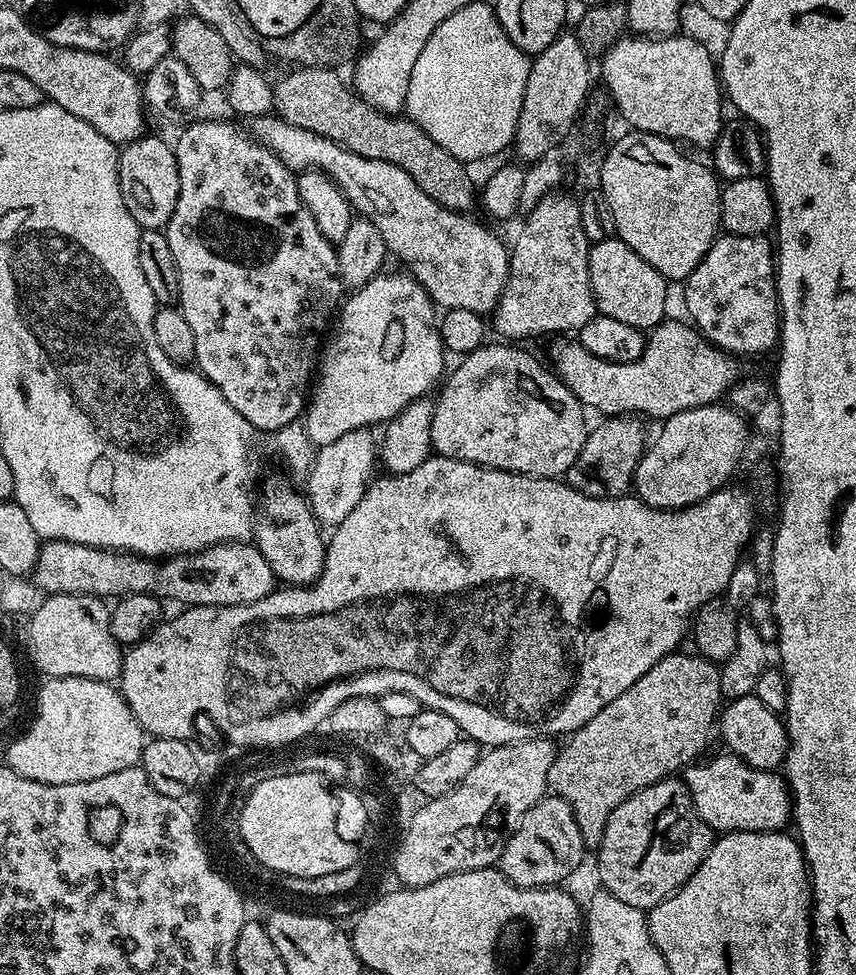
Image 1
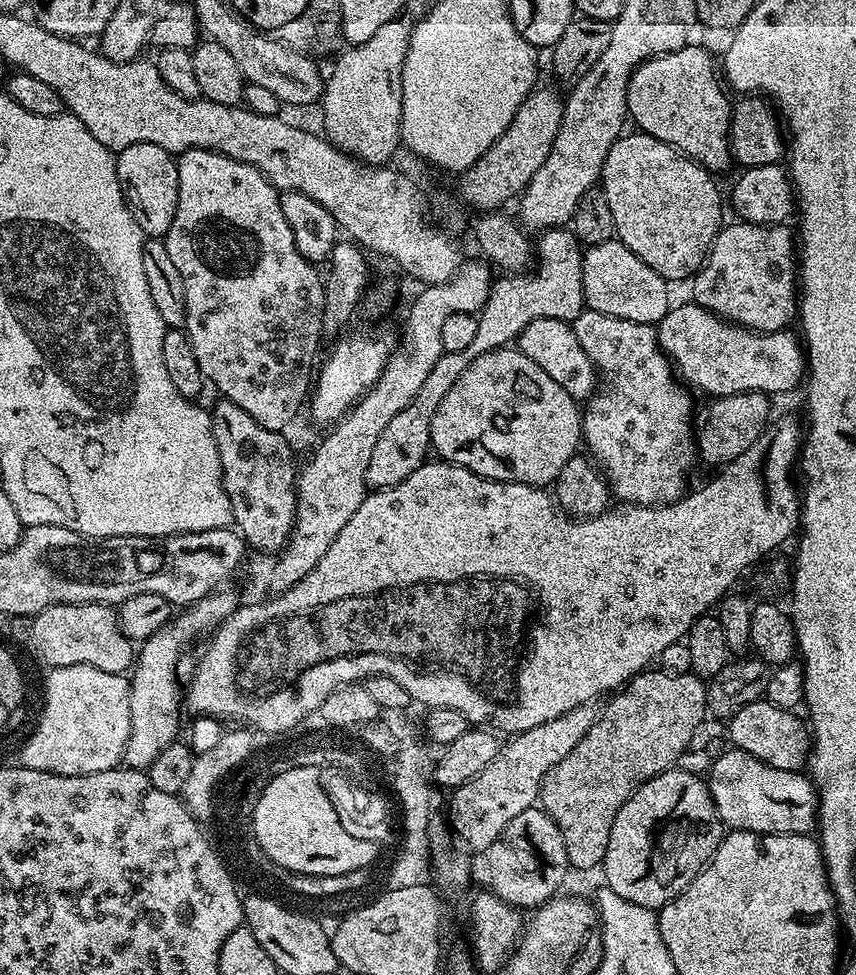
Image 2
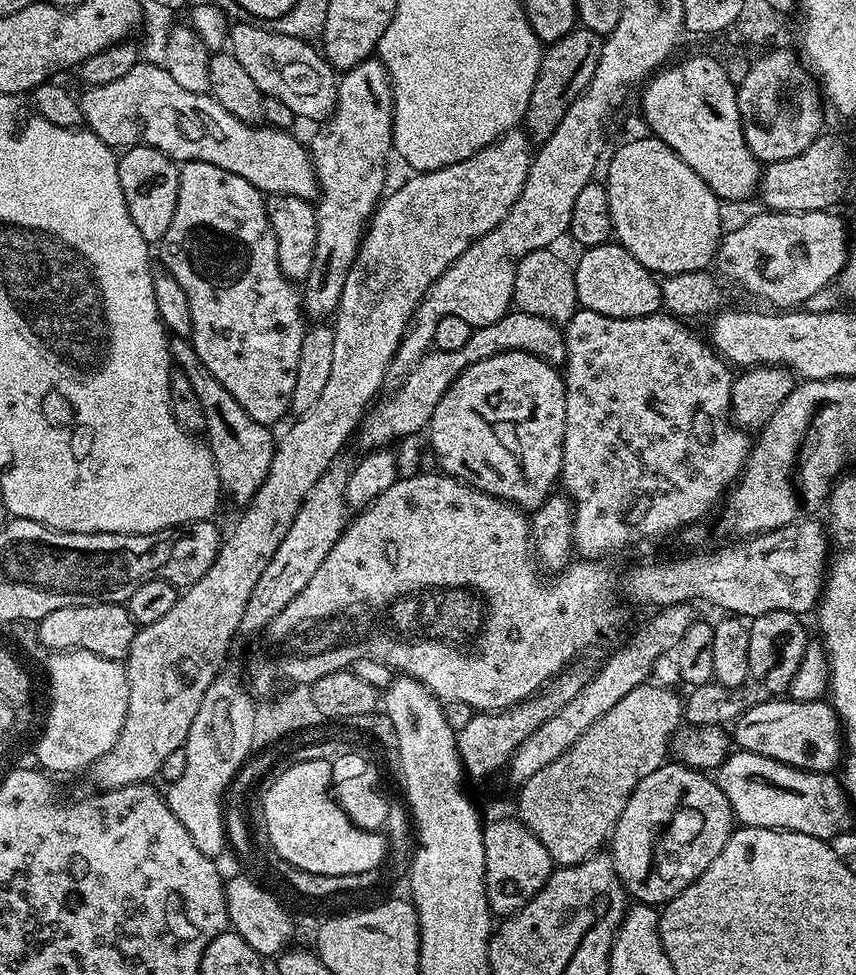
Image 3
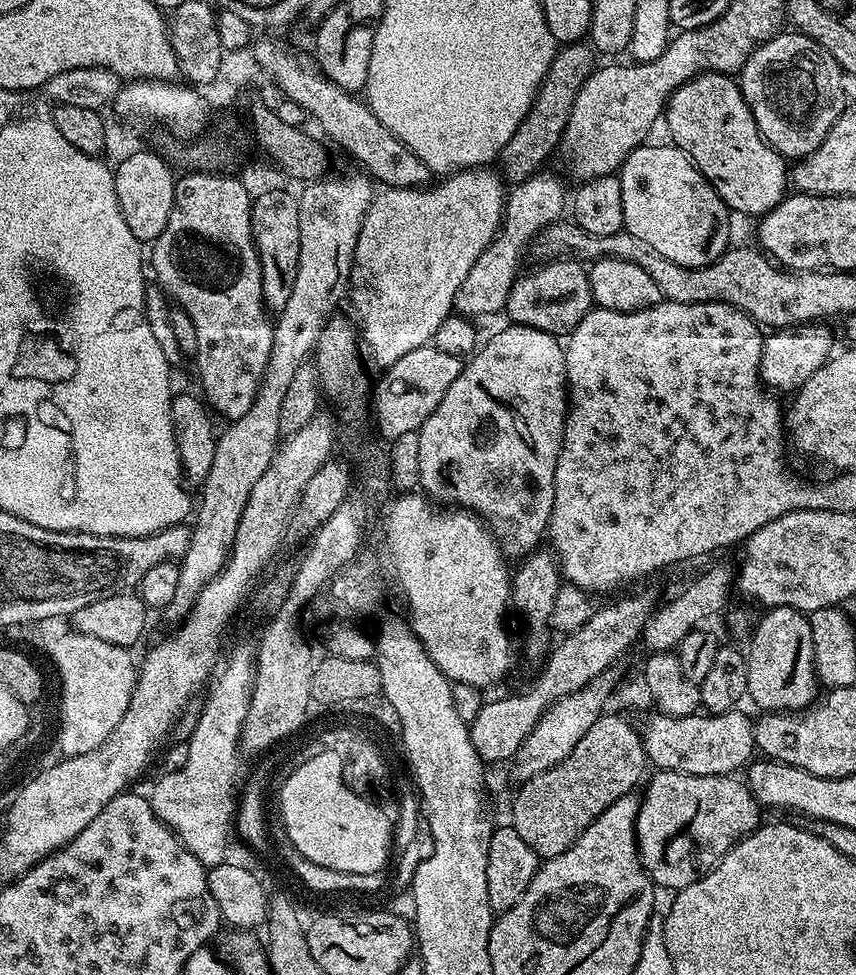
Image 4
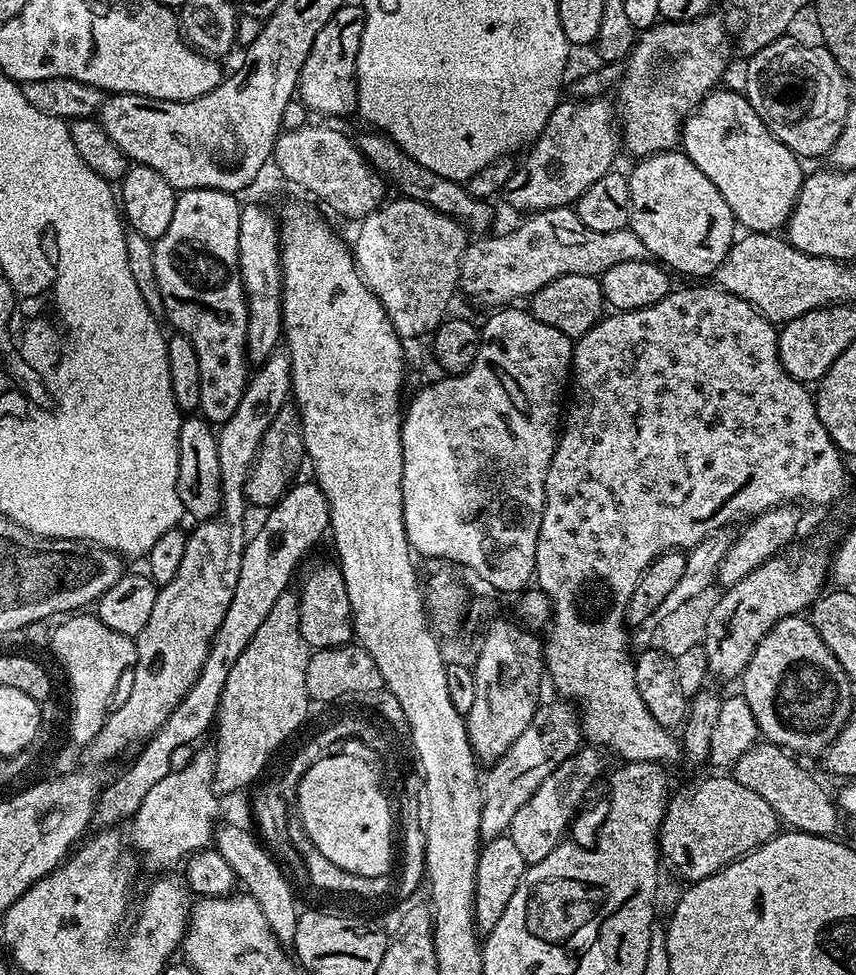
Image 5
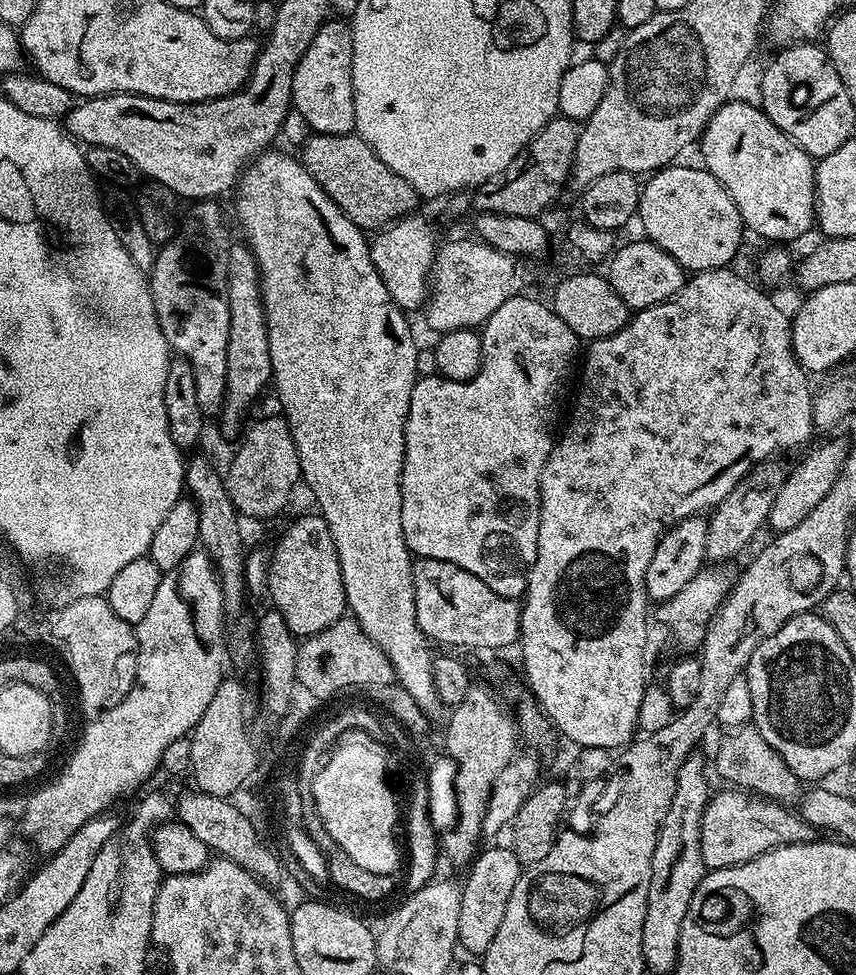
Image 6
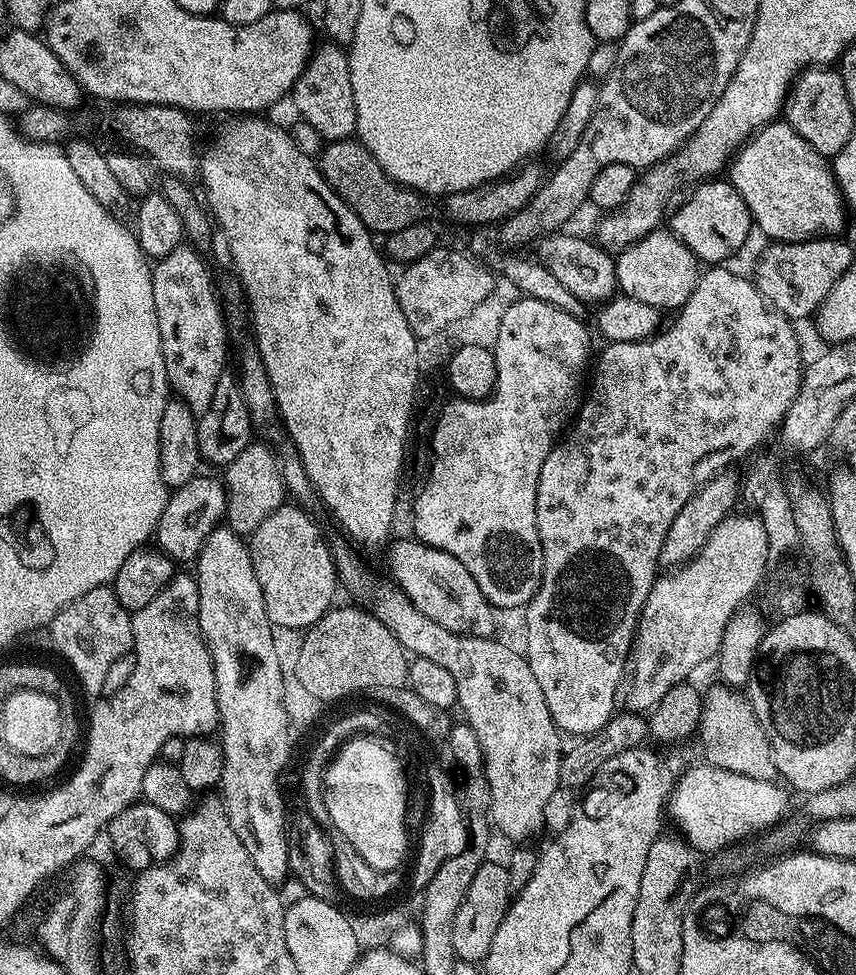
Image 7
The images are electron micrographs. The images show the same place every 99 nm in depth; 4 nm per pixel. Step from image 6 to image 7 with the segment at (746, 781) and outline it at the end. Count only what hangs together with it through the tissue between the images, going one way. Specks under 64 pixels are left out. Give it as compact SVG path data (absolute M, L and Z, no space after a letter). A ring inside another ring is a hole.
M716 682L709 692L703 693L703 698L698 729L700 744L704 747L703 759L713 768L734 770L734 774L746 774L746 778L776 780L778 773L770 738L762 722L758 722L747 695L723 682Z

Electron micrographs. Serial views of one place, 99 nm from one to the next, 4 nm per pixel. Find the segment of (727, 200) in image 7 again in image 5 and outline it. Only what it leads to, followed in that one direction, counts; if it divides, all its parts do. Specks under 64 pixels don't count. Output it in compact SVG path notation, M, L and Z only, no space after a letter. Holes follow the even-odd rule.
M680 150L645 156L633 164L636 165L632 172L627 173L632 207L630 226L642 238L649 257L663 262L673 273L711 277L738 236L736 218L718 186Z

